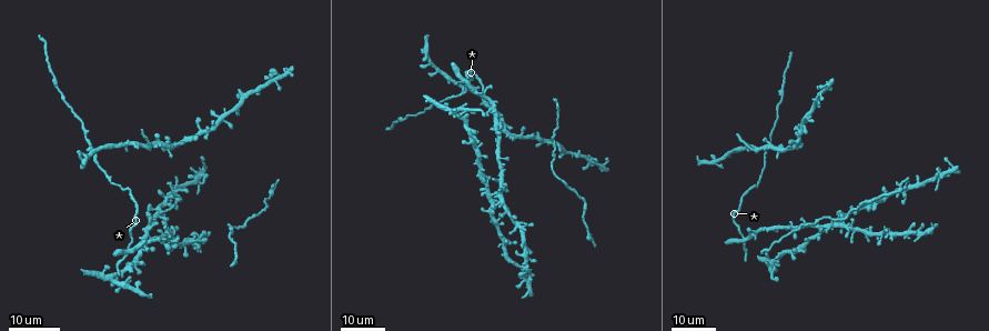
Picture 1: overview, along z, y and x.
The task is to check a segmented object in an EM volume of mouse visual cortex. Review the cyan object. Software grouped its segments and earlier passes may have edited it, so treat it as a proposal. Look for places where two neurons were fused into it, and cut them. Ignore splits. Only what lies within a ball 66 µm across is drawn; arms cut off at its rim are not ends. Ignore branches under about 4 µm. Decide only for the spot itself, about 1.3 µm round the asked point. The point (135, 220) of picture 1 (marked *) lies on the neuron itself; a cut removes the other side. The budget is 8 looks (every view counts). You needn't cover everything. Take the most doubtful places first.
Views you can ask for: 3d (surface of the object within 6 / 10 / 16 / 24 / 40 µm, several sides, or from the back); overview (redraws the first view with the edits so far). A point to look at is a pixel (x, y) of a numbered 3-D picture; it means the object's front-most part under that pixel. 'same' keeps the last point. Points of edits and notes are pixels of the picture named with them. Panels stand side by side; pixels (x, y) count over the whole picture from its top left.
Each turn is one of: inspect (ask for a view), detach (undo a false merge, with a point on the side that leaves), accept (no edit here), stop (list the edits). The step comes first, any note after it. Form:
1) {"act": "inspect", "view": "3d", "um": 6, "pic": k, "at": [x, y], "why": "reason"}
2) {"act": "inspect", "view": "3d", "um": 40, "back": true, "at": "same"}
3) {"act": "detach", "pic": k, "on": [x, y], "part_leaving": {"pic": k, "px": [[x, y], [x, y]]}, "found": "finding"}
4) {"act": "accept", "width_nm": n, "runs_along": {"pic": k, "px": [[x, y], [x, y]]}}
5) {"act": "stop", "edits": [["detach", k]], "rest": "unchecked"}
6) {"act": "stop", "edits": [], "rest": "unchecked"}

{"act": "inspect", "view": "3d", "um": 16, "pic": 1, "at": [754, 149], "why": "branch point"}

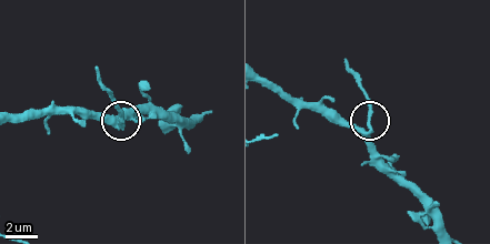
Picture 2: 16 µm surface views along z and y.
{"act": "inspect", "view": "3d", "um": 6, "pic": 2, "at": [119, 126], "why": "zoom in"}

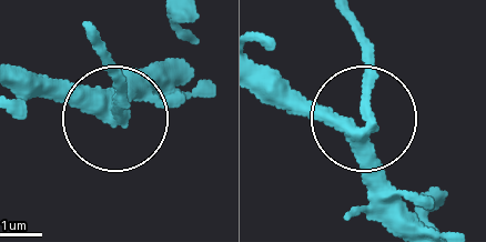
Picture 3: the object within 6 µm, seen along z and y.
{"act": "inspect", "view": "3d", "um": 6, "back": true, "pic": 3, "at": [119, 119]}

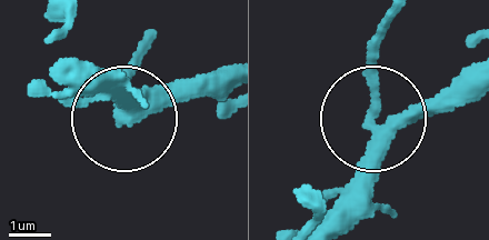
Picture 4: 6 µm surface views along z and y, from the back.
{"act": "detach", "pic": 4, "on": [129, 63], "arms": 3, "part_leaving": {"pic": 4, "px": [[370, 83], [370, 44], [388, 12]]}, "found": "a second neuron is stuck on"}

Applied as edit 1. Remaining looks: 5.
{"act": "inspect", "view": "3d", "um": 16, "pic": 1, "at": [497, 157], "why": "three arms meet"}

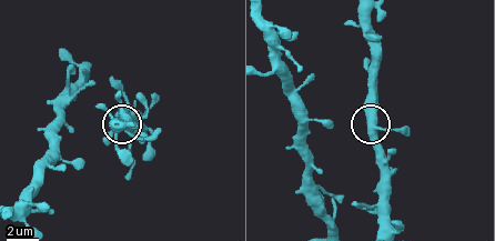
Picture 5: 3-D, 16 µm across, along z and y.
{"act": "inspect", "view": "3d", "um": 6, "pic": 5, "at": [379, 130], "why": "zoom in"}

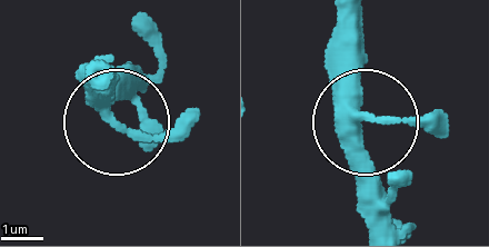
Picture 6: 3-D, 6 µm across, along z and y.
{"act": "accept", "width_nm": 300, "runs_along": {"pic": 6, "px": [[95, 90], [105, 111], [119, 100], [155, 129]]}, "found": "all the same neuron"}

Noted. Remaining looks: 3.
{"act": "inspect", "view": "3d", "um": 24, "pic": 1, "at": [764, 156]}

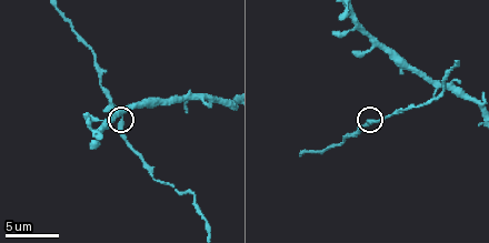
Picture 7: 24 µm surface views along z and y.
{"act": "inspect", "view": "3d", "um": 10, "pic": 7, "at": [122, 115]}

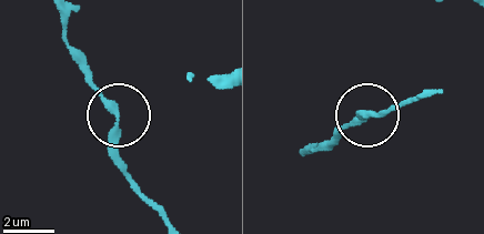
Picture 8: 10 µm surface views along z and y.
{"act": "accept", "width_nm": 270, "runs_along": {"pic": 8, "px": [[167, 220], [124, 175], [113, 105], [80, 70]]}, "found": "one neuron here"}

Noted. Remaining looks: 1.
{"act": "stop", "edits": [["detach", 4]], "rest": "unchecked"}

